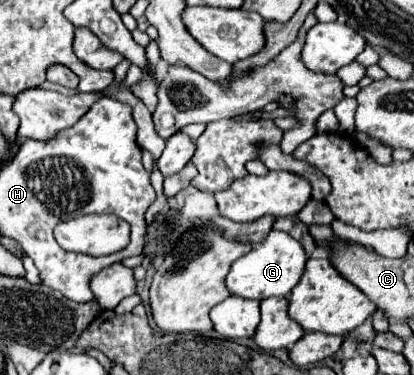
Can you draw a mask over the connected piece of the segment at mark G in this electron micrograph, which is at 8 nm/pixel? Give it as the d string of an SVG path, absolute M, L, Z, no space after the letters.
M271 231L261 245L255 245L247 255L237 259L231 265L231 271L225 279L225 285L231 295L245 299L267 299L267 297L285 297L301 279L307 263L307 255L299 241L283 231Z

